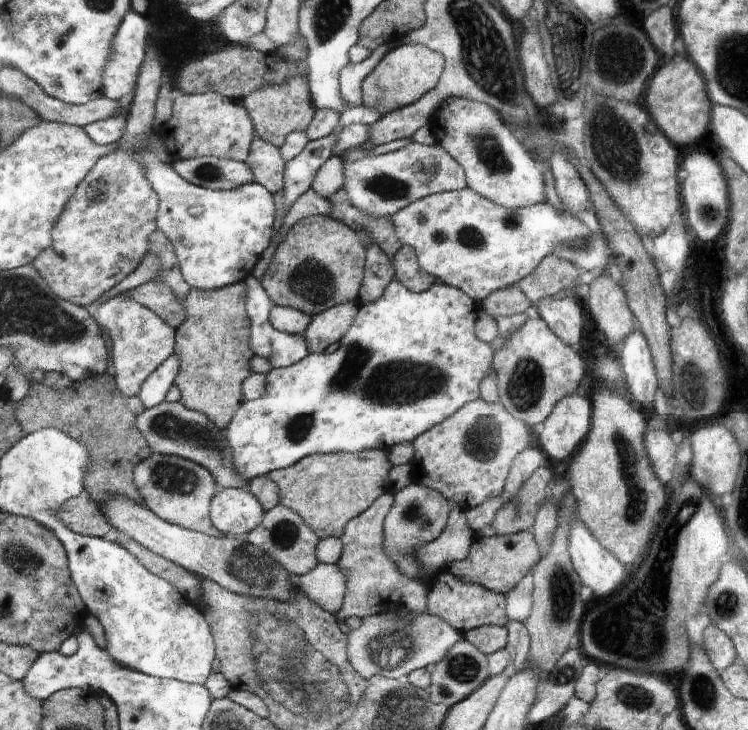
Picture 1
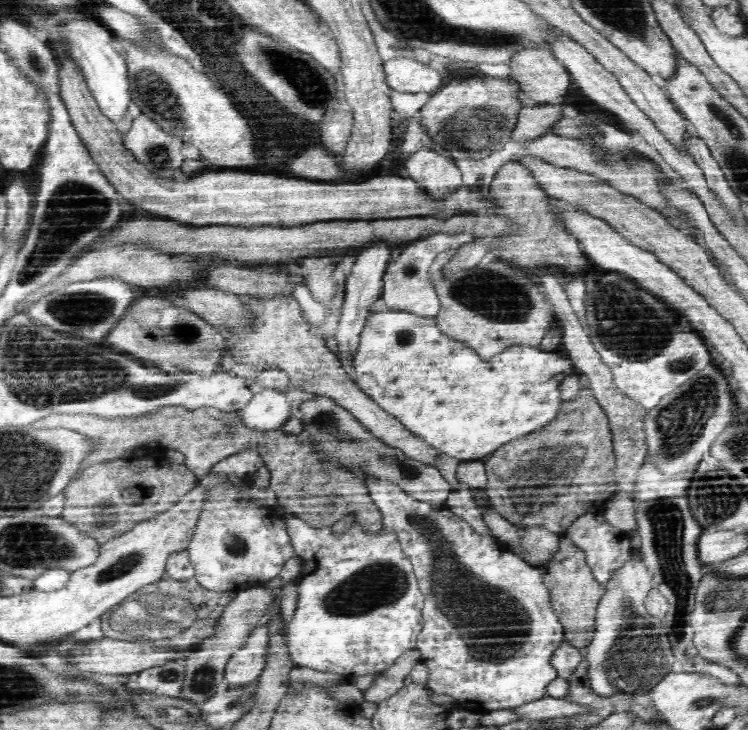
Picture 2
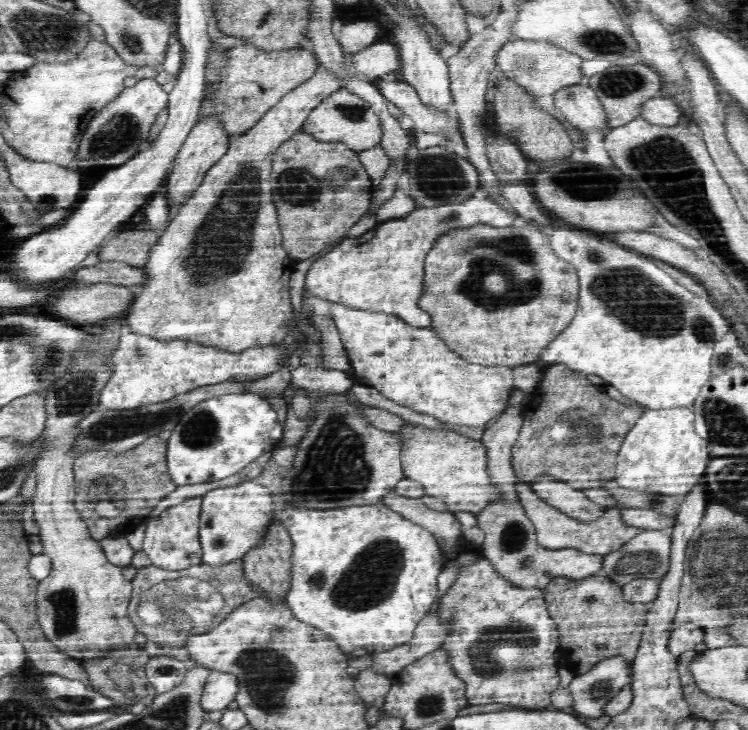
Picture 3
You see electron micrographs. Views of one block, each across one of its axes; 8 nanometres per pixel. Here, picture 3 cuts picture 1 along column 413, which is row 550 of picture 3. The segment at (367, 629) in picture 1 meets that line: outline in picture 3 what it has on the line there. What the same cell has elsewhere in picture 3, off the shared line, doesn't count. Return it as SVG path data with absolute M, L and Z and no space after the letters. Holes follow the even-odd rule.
M661 529L641 530L619 549L603 556L603 570L598 575L608 577L614 584L623 587L634 579L663 578L671 562L670 531Z

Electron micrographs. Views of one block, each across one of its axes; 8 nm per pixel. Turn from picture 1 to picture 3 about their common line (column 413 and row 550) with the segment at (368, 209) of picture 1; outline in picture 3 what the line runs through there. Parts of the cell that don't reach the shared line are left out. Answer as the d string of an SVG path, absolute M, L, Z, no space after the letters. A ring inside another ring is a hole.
M195 496L180 504L164 509L146 527L143 539L143 551L148 555L152 565L168 570L181 571L202 563L203 548L199 539L199 520L202 497Z

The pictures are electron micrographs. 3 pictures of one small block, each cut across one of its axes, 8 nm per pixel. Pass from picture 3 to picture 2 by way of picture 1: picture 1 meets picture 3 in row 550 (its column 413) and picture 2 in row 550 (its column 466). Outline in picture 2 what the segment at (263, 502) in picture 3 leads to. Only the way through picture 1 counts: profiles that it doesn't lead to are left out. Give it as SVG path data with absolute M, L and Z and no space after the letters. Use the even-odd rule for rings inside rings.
M220 481L214 488L206 490L201 506L200 516L197 517L196 528L192 532L187 552L195 568L195 579L204 588L215 589L216 592L242 591L255 587L264 580L274 580L279 577L284 564L293 557L288 527L274 506L258 503L250 497L251 490L243 484L234 481Z

